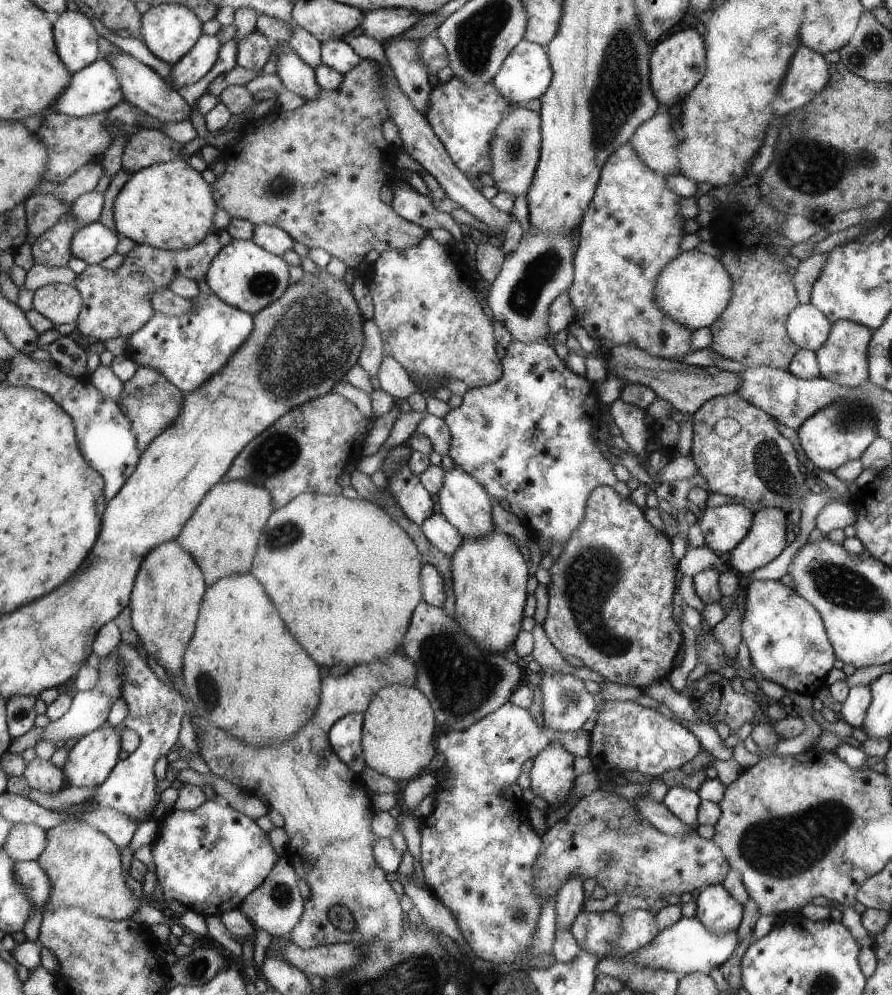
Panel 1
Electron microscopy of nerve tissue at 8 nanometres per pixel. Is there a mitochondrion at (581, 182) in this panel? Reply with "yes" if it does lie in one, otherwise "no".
no

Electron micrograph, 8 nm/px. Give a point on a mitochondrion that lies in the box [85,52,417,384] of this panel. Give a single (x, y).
(264, 283)

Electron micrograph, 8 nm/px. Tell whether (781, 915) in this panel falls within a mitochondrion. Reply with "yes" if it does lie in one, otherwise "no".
no

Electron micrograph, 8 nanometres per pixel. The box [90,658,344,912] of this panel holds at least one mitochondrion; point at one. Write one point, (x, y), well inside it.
(206, 689)

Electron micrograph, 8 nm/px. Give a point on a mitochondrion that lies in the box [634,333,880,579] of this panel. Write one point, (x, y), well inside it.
(770, 464)

